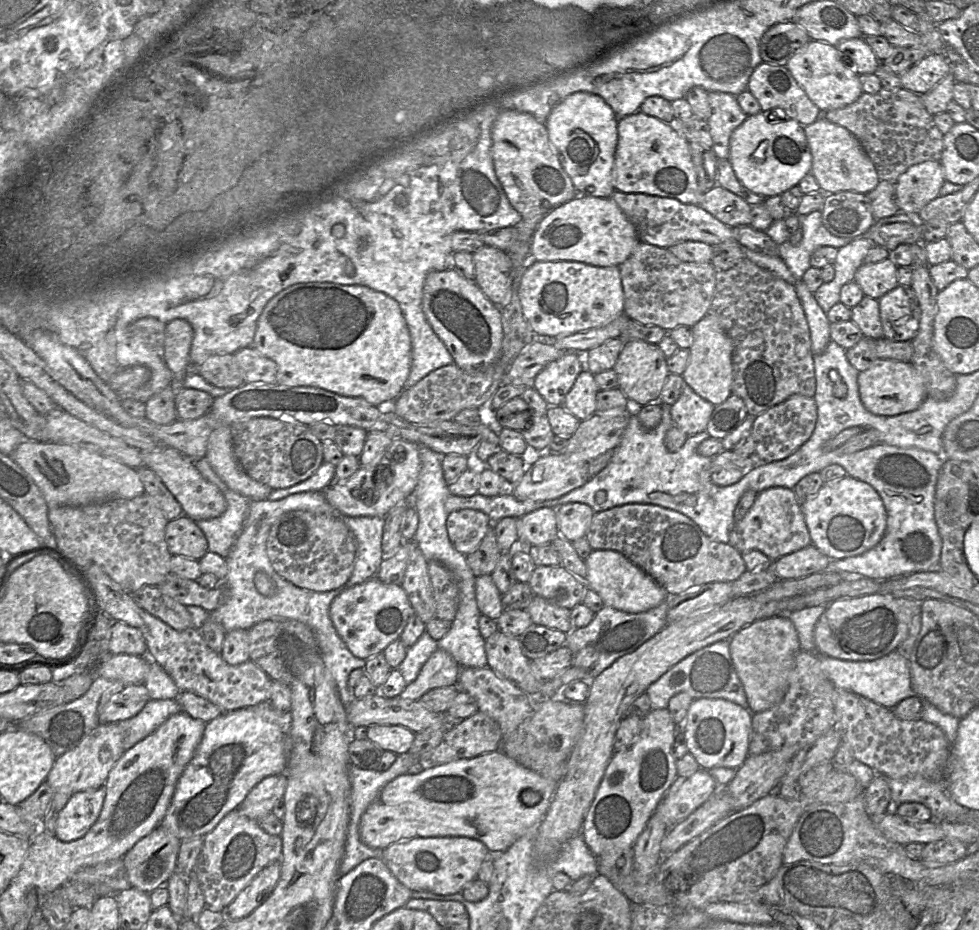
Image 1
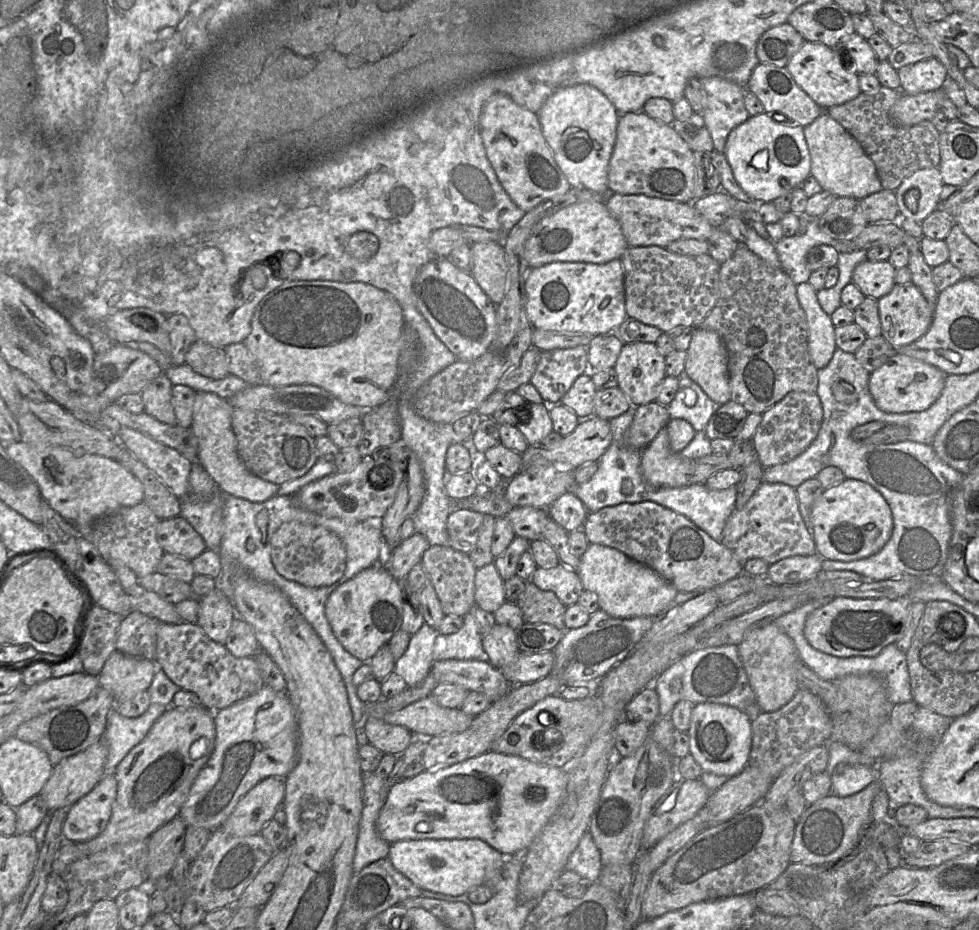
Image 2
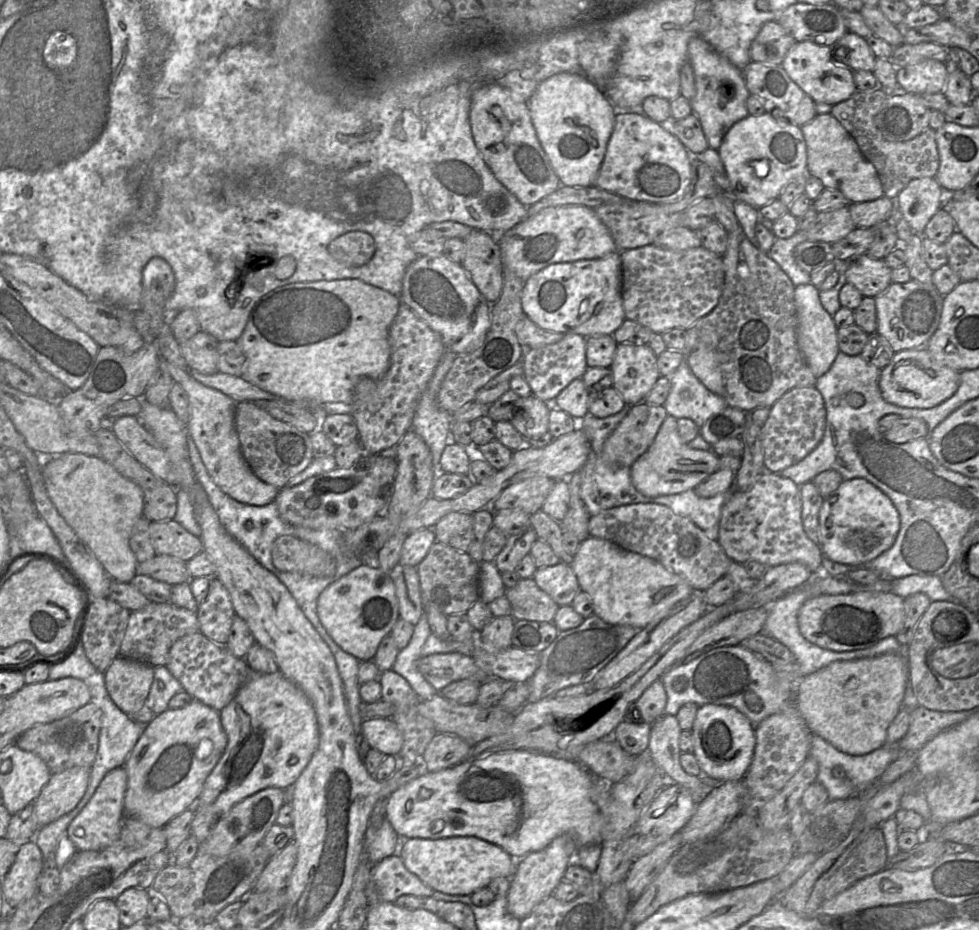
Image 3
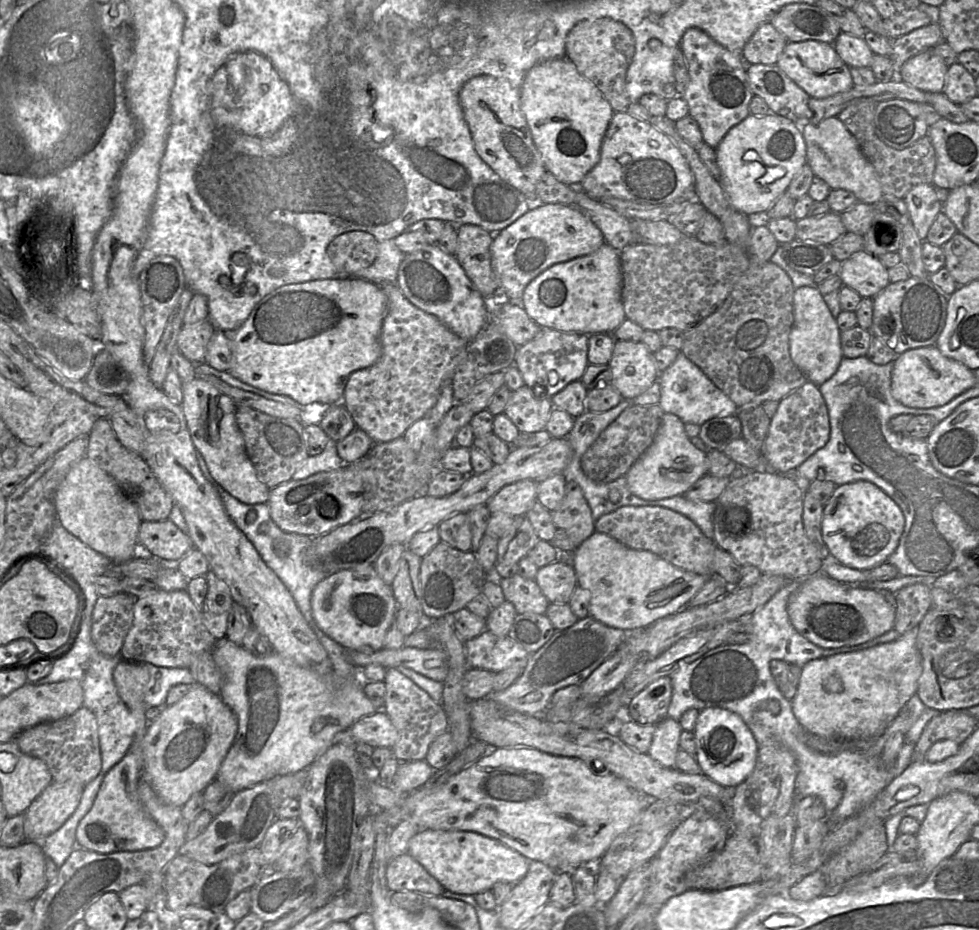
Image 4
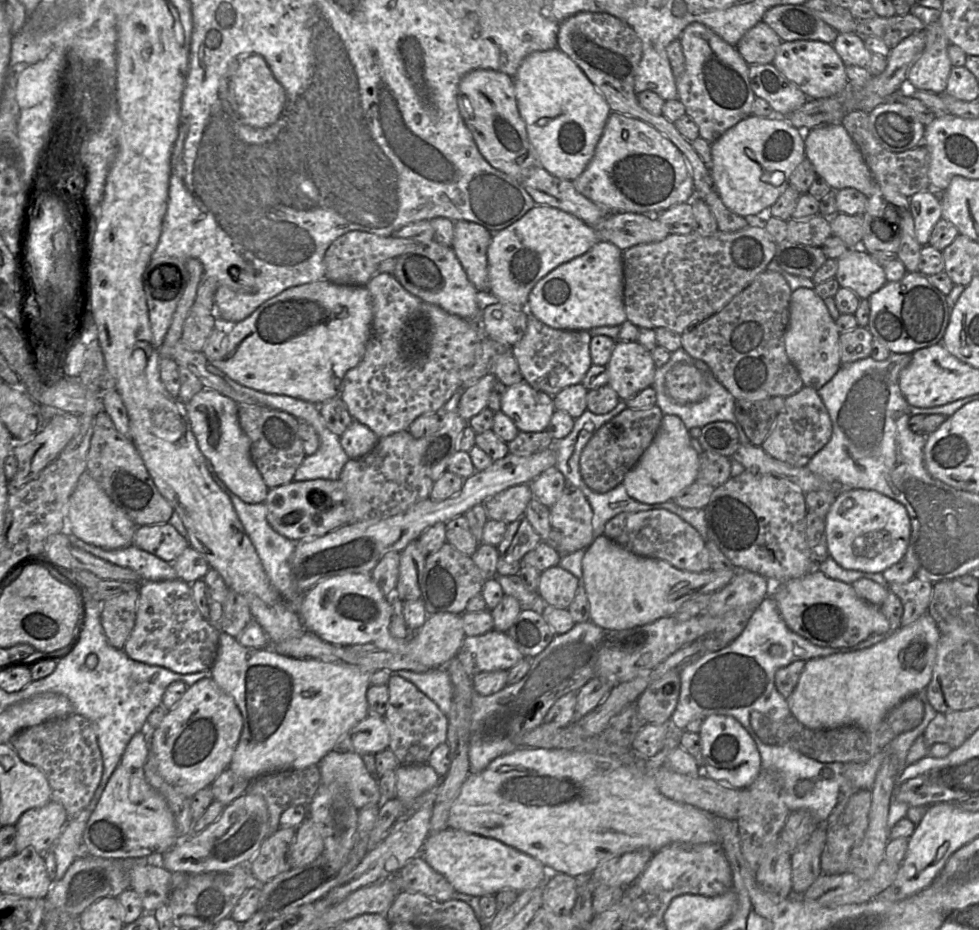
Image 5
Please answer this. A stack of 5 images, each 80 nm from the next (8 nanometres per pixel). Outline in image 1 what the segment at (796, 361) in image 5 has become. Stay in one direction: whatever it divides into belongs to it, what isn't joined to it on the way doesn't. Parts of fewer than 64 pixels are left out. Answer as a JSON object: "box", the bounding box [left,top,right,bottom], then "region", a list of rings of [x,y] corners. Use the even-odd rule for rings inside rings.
{"box":[795,280,831,355],"region":[[[798,280],[795,287],[809,326],[812,353],[813,355],[819,355],[825,351],[831,341],[831,323],[817,303],[814,293],[810,292],[807,285]]]}

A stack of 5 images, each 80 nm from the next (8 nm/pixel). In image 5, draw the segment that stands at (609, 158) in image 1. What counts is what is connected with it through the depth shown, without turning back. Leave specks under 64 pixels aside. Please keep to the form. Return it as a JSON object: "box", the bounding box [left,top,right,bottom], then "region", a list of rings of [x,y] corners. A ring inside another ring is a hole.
{"box":[514,47,612,181],"region":[[[557,47],[529,54],[514,76],[514,85],[518,110],[525,122],[538,164],[553,176],[573,181],[585,170],[594,155],[612,112],[608,103],[583,71]]]}

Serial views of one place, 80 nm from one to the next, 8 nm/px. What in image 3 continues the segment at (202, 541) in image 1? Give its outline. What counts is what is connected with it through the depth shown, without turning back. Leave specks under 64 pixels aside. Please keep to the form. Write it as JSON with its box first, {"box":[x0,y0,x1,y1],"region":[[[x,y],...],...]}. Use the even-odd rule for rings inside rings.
{"box":[149,519,204,562],"region":[[[174,519],[150,522],[149,534],[157,554],[167,554],[187,562],[204,551],[201,539]]]}

